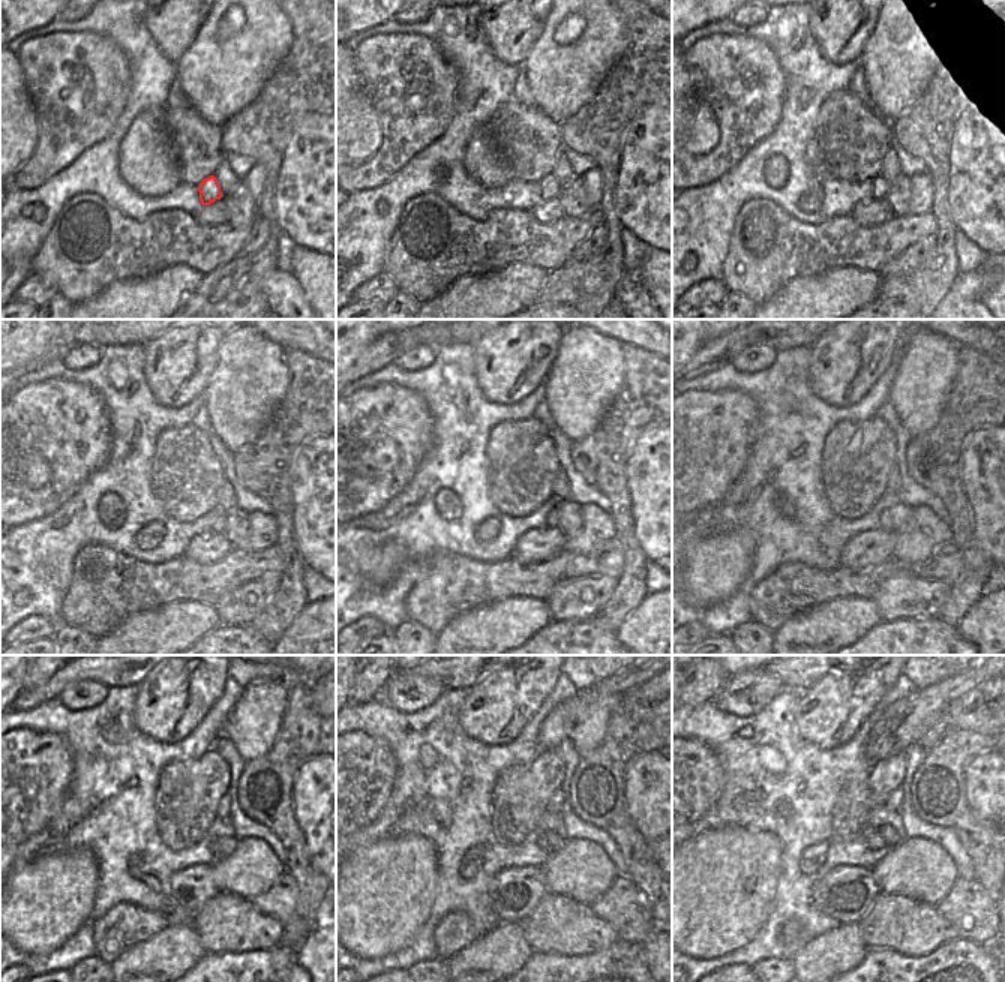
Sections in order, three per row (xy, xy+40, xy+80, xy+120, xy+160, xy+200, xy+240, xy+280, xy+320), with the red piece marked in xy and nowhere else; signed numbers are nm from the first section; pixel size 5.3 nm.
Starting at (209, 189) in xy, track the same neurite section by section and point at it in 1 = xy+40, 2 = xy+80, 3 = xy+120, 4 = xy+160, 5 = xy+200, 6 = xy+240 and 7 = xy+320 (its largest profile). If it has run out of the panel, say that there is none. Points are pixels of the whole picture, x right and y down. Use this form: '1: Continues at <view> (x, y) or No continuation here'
1: Continues at xy+40 (548, 188)
2: Continues at xy+80 (882, 185)
3: Continues at xy+120 (218, 526)
4: Continues at xy+160 (551, 522)
5: Continues at xy+200 (885, 520)
6: Continues at xy+240 (212, 846)
7: Continues at xy+320 (876, 841)

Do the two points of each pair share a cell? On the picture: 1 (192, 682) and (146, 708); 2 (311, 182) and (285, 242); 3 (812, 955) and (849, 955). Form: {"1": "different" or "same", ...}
{"1": "same", "2": "different", "3": "same"}

